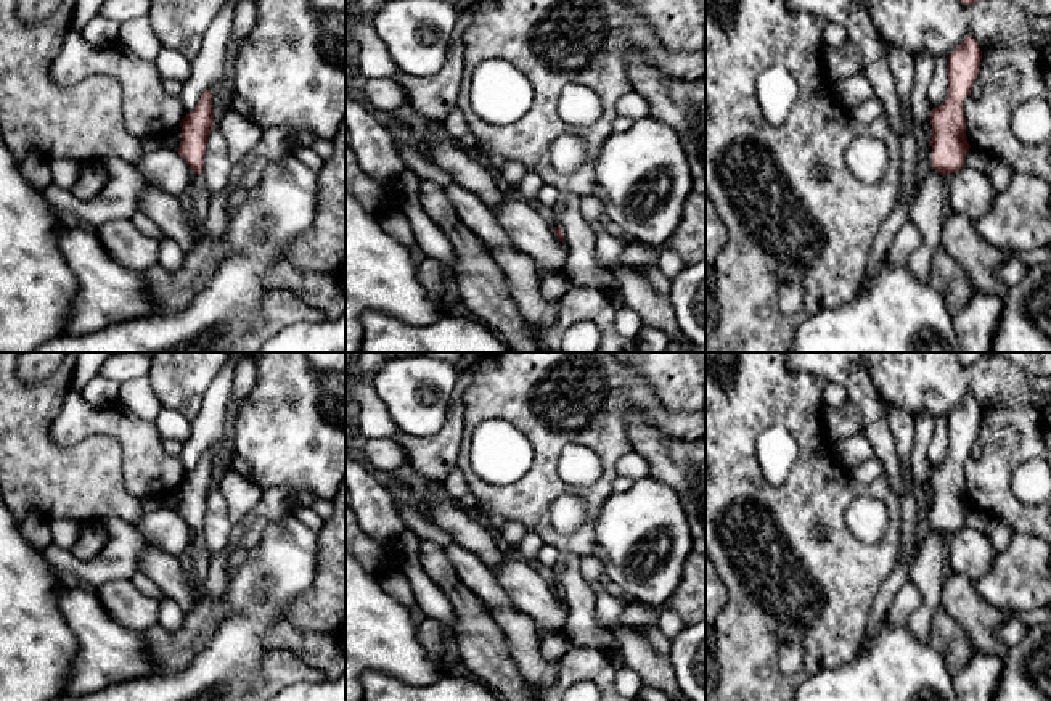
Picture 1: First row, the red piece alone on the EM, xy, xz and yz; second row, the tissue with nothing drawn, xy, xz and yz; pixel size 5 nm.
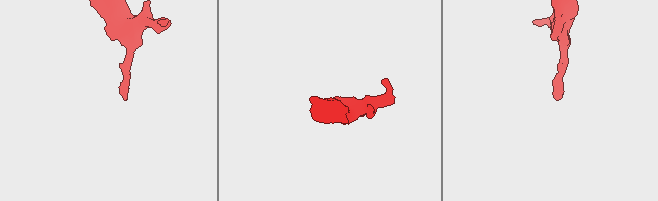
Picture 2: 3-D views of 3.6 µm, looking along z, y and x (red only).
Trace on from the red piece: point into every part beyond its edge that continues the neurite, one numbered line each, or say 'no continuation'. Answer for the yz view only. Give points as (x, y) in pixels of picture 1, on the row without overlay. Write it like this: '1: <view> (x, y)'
1: yz (929, 569)

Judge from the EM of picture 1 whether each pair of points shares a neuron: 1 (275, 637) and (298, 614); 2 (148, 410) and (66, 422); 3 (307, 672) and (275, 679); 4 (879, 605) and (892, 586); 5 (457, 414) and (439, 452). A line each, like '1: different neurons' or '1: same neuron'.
1: different neurons
2: different neurons
3: same neuron
4: same neuron
5: same neuron

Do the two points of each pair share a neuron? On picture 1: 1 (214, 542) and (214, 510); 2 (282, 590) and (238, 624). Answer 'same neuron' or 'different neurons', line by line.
1: same neuron
2: same neuron

